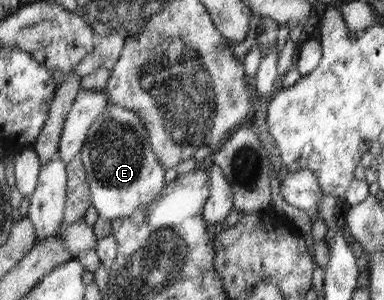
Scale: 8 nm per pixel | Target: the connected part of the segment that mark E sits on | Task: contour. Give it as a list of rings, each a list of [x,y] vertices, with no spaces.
[[[108,102],[107,111],[92,124],[79,156],[86,168],[91,205],[97,211],[98,223],[135,215],[166,188],[166,169],[152,149],[144,122],[132,110],[122,106]]]

